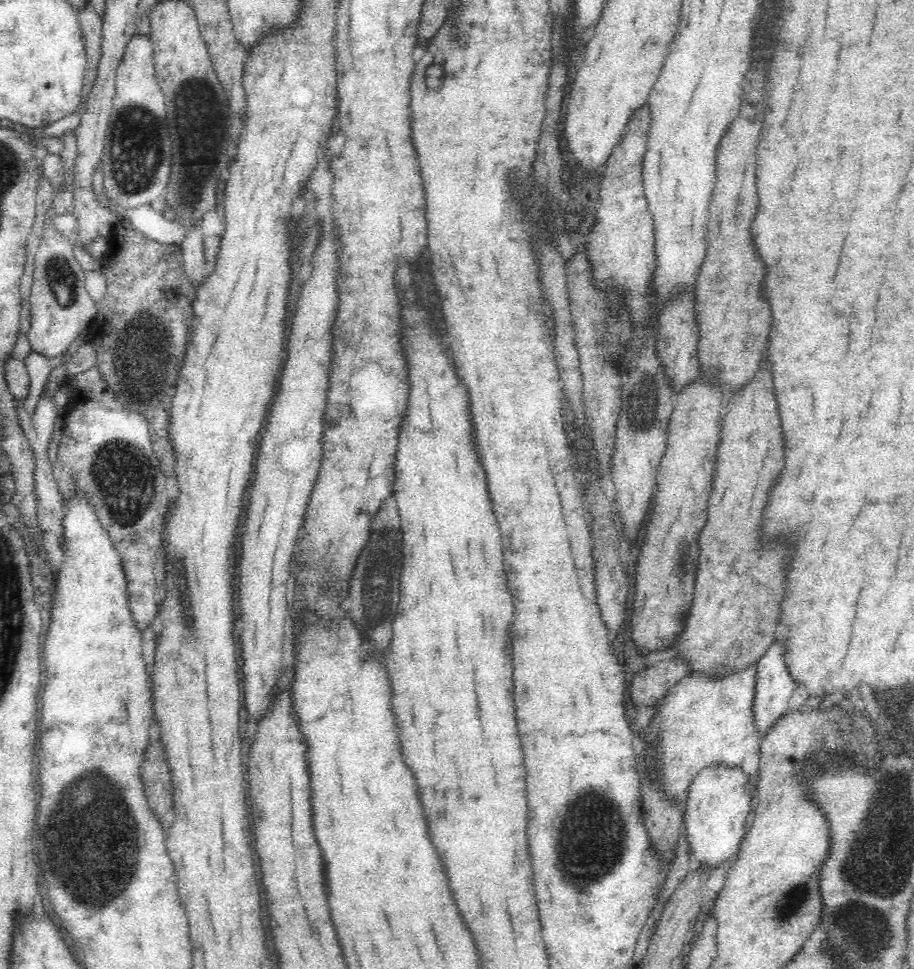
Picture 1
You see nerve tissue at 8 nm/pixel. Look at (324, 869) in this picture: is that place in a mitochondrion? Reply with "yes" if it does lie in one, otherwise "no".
no

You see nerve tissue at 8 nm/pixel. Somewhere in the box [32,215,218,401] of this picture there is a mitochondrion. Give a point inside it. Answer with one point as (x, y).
(61, 280)

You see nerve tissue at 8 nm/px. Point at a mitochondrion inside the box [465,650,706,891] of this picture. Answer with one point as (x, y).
(590, 847)

